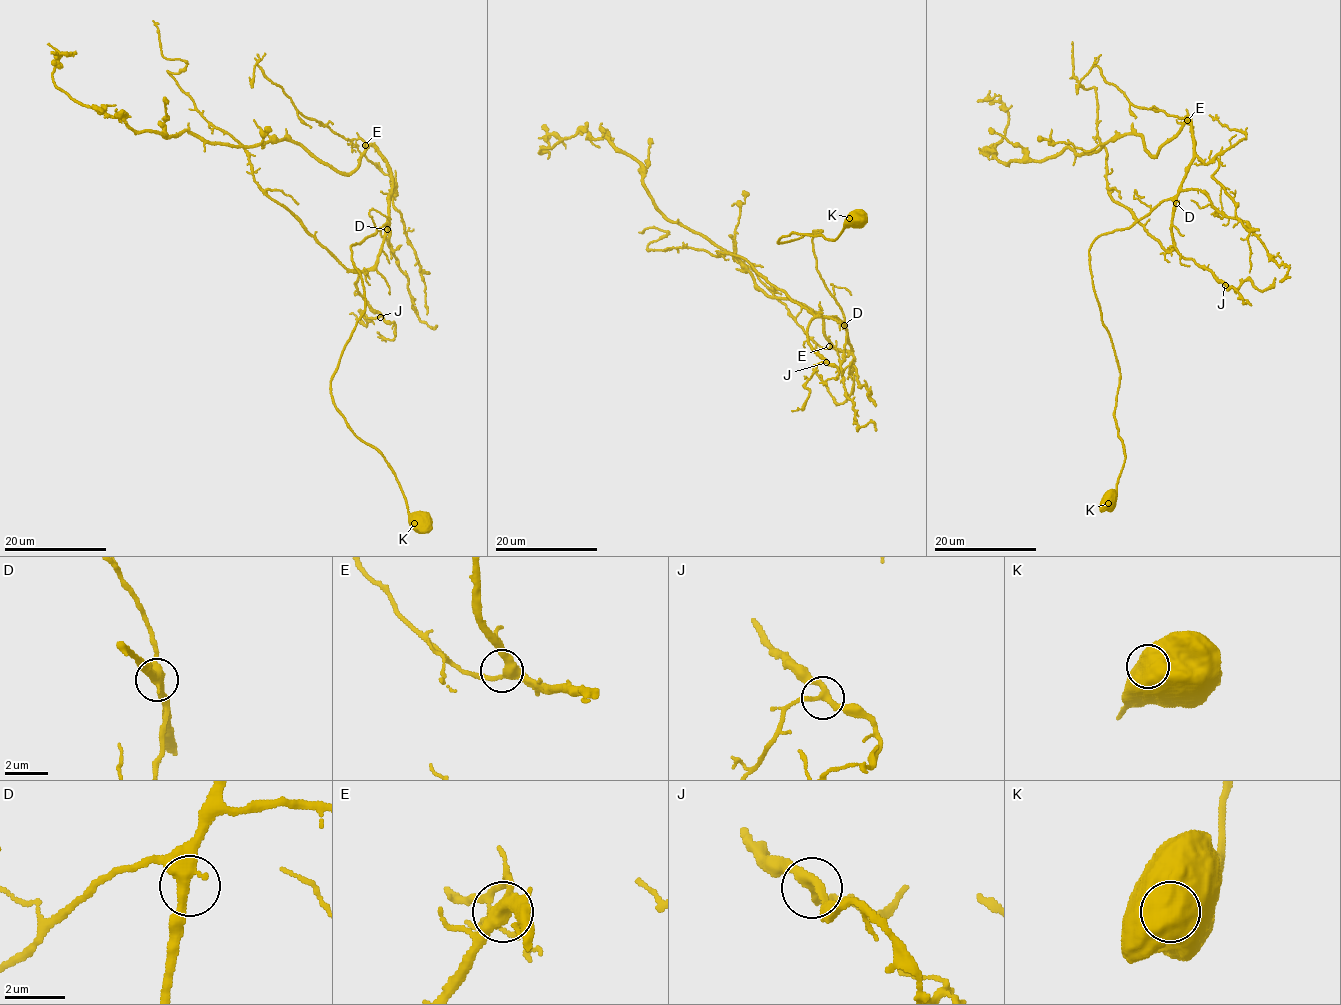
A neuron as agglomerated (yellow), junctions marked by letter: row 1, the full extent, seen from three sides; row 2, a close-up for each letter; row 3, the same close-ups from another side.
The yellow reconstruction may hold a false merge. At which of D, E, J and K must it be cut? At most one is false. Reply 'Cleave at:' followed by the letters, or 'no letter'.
Cleave at: no letter

